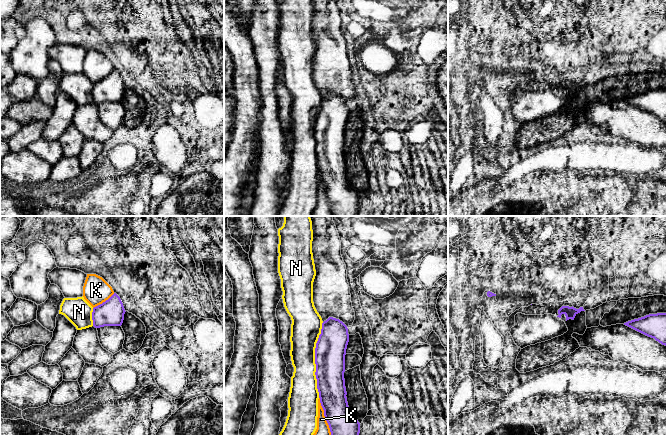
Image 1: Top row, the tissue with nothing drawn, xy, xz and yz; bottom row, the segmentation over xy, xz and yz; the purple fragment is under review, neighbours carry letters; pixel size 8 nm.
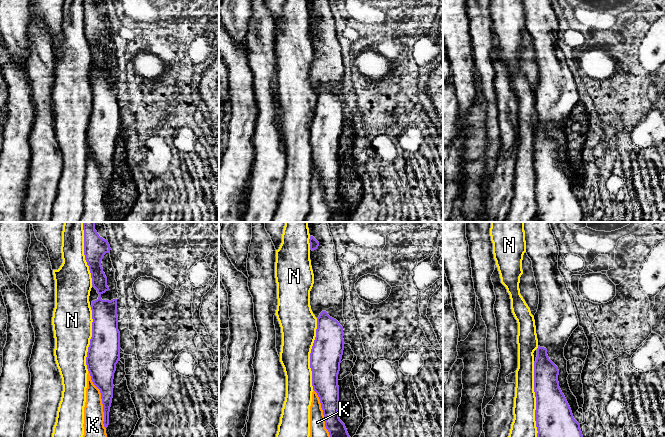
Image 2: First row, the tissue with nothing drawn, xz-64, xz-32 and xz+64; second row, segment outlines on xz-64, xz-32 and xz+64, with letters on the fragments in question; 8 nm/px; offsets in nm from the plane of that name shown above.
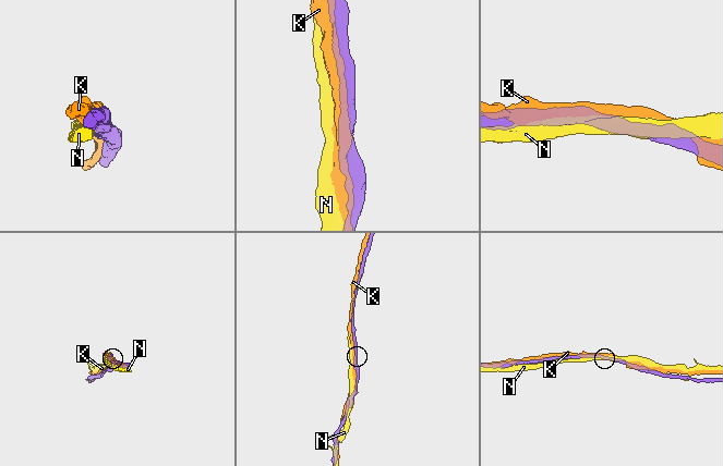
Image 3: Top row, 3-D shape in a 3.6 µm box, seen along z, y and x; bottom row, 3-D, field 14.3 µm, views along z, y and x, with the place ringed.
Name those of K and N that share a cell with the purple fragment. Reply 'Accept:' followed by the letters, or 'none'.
Accept: none

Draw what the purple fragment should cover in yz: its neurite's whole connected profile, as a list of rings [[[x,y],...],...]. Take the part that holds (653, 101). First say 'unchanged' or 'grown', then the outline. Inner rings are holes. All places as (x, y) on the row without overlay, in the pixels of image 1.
unchanged; [[[666,89],[649,90],[624,99],[624,101],[666,122]]]

